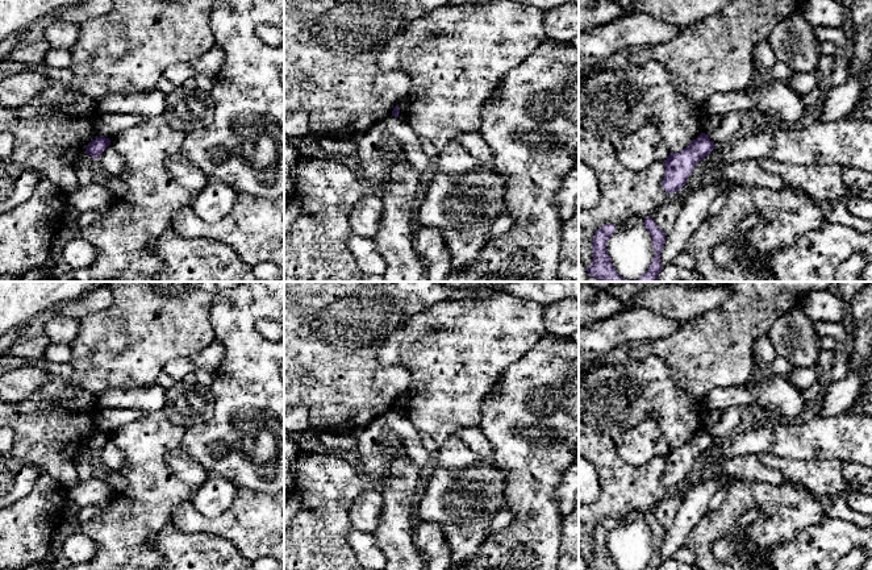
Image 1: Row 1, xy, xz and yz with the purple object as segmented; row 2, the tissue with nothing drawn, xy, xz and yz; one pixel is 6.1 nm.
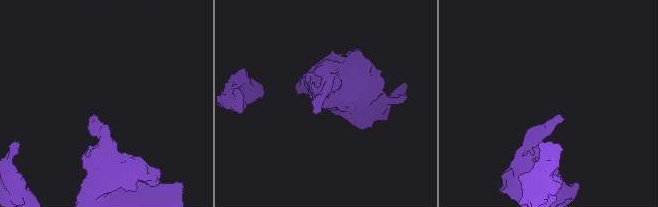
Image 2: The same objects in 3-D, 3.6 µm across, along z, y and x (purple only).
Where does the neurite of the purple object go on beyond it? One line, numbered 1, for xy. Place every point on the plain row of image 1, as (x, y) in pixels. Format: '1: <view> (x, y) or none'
1: none

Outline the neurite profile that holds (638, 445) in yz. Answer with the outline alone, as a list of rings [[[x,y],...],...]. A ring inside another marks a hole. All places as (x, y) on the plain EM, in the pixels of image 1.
[[[647,419],[614,437],[618,455],[629,465],[641,467],[651,458],[663,458],[669,444],[655,420]]]

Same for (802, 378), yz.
[[[818,366],[814,367],[794,367],[789,374],[788,379],[793,383],[800,391],[813,386],[817,382],[823,380],[823,374]]]

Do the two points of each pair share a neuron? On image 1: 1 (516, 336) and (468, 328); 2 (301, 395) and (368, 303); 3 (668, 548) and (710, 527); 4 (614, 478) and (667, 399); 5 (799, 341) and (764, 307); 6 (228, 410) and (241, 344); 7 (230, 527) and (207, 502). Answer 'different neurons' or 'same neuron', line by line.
1: same neuron
2: same neuron
3: different neurons
4: same neuron
5: different neurons
6: same neuron
7: different neurons

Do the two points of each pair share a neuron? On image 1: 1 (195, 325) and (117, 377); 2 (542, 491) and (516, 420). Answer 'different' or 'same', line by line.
1: same
2: same

